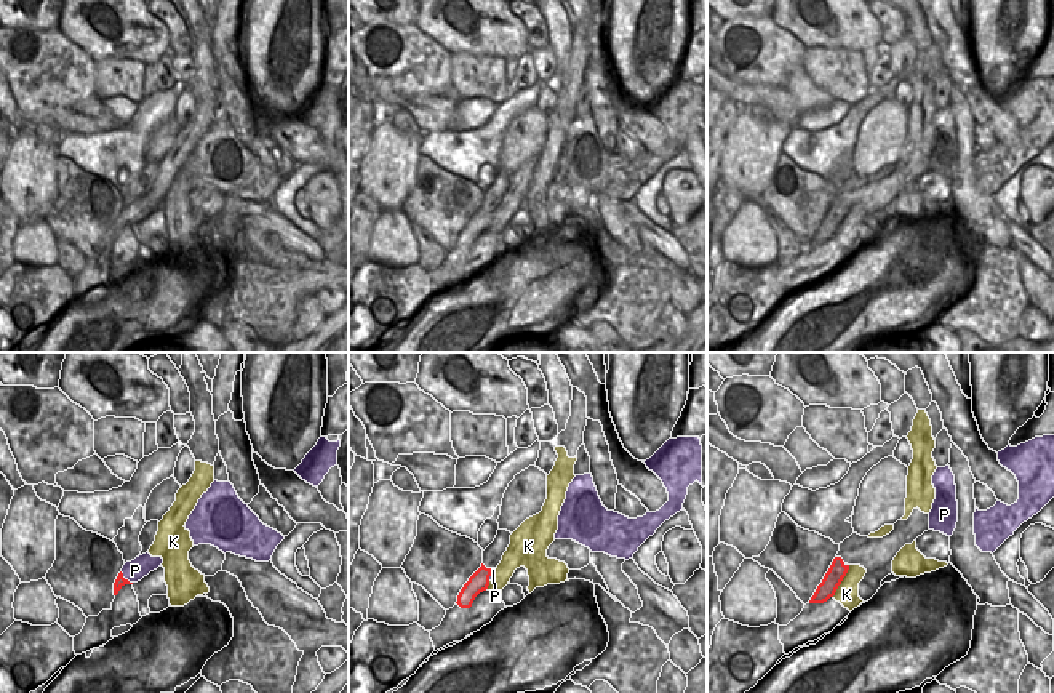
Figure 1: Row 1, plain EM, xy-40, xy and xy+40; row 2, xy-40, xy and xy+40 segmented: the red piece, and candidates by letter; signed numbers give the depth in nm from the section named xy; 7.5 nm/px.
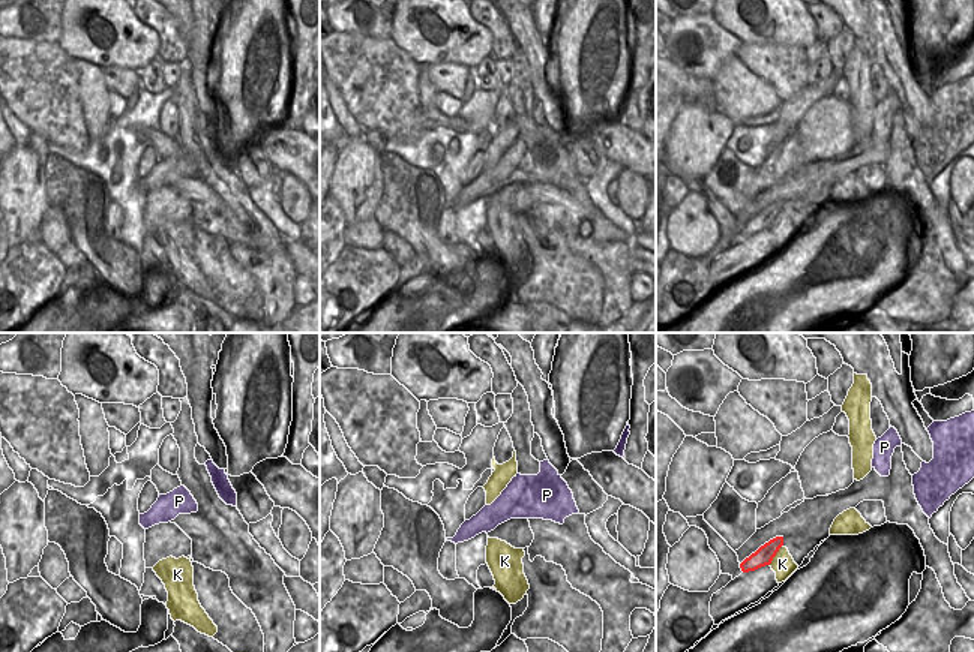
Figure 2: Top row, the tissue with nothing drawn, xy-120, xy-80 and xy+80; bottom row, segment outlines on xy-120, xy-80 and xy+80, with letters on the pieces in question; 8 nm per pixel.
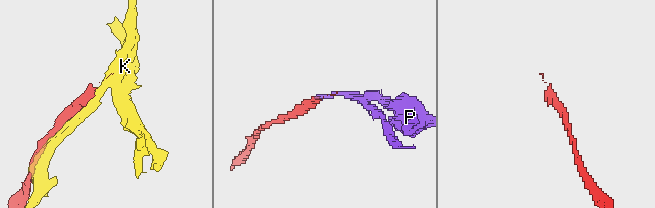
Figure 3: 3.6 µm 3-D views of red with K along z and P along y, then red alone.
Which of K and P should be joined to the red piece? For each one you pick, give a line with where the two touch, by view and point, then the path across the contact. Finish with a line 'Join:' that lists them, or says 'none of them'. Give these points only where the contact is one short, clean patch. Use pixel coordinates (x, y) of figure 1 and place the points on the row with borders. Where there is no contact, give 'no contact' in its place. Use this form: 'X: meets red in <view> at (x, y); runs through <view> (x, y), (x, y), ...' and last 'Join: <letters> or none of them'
Join: none of them

